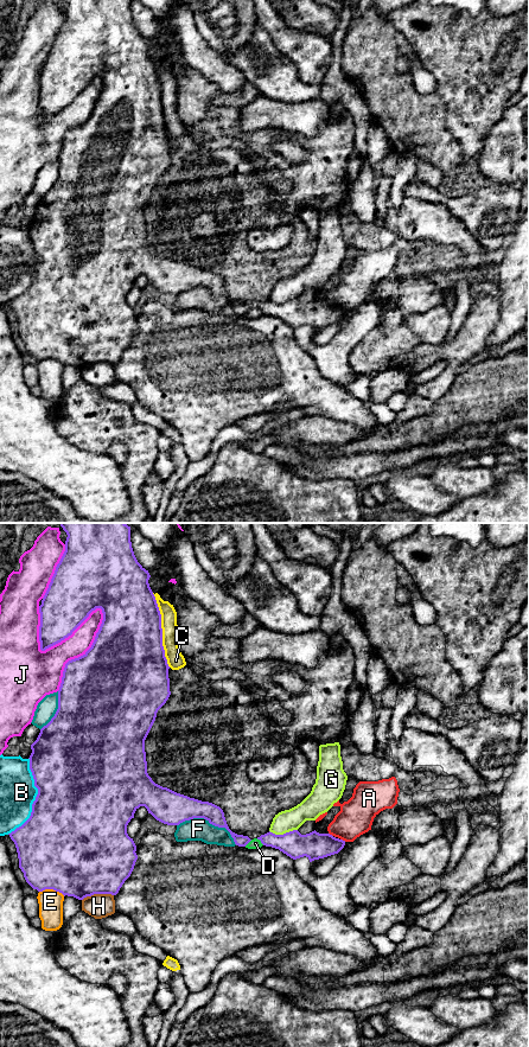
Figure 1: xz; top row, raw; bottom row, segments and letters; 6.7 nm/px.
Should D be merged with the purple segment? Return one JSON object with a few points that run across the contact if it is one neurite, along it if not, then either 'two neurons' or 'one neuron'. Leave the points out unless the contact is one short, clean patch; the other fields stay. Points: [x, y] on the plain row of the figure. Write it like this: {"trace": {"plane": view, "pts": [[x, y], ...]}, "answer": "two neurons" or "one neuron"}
{"trace": {"plane": "xz", "pts": [[256, 307], [263, 313]]}, "answer": "two neurons"}

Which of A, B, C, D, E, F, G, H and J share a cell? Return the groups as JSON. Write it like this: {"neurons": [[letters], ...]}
{"neurons": [["A", "C", "G"], ["B"], ["D", "F"], ["E"], ["H"], ["J"]]}

